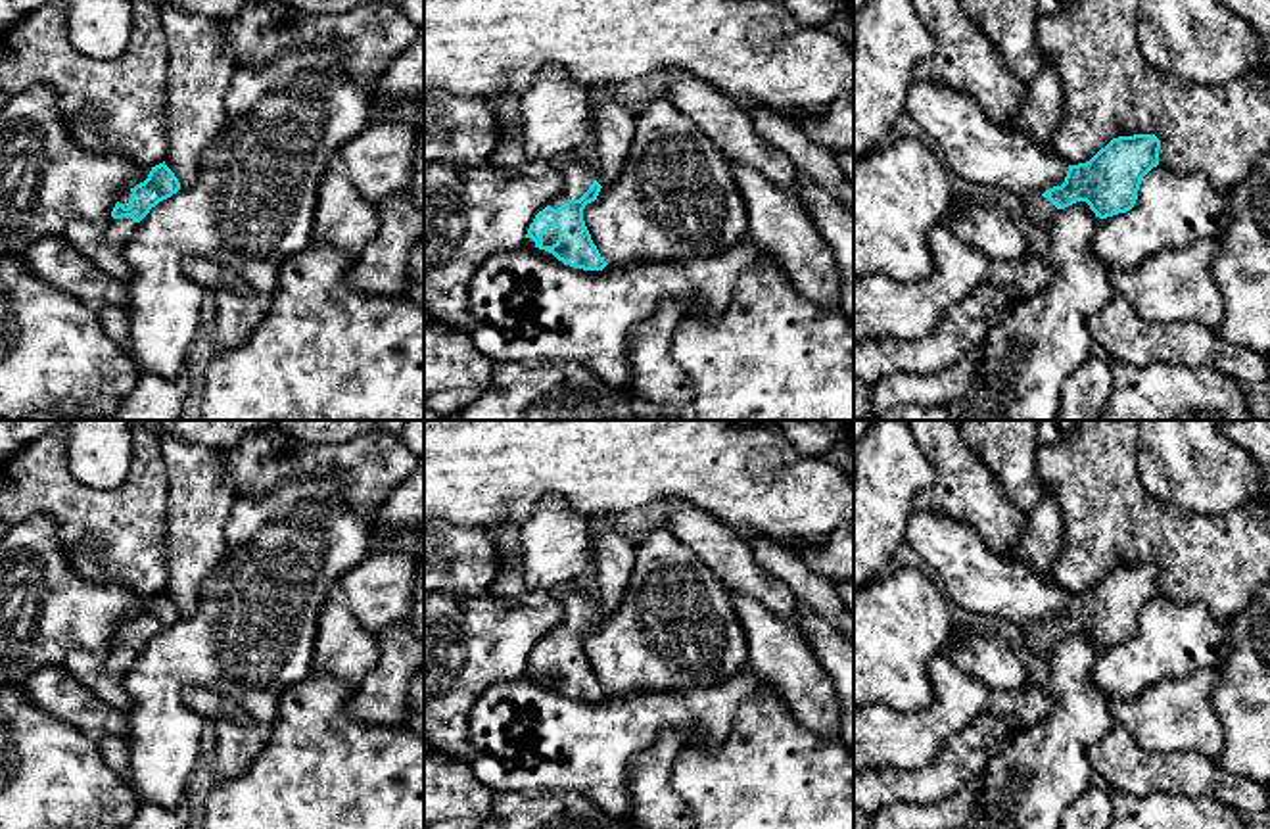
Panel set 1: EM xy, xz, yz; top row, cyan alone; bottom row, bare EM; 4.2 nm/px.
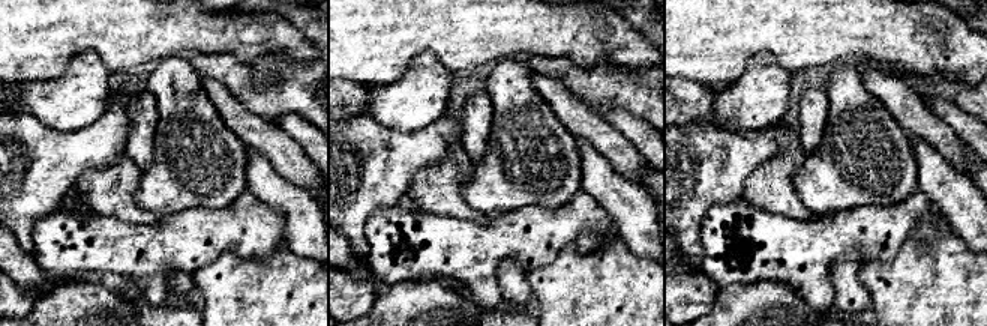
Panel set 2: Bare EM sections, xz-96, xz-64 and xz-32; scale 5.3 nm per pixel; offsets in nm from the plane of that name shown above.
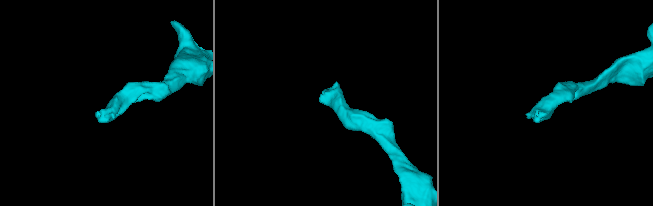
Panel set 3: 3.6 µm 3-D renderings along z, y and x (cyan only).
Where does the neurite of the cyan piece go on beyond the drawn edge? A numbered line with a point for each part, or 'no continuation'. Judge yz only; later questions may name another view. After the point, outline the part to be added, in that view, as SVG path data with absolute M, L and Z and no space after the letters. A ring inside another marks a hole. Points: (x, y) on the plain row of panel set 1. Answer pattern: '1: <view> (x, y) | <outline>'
1: yz (1038, 639) | M1042 624L1032 626L1030 629L1026 629L1024 635L1024 645L1038 654L1040 658L1044 658L1046 662L1049 660L1053 649L1059 645L1059 637L1055 637L1047 628L1044 628Z

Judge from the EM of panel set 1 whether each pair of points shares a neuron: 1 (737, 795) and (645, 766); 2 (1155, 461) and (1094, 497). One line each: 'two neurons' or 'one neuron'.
1: two neurons
2: two neurons

